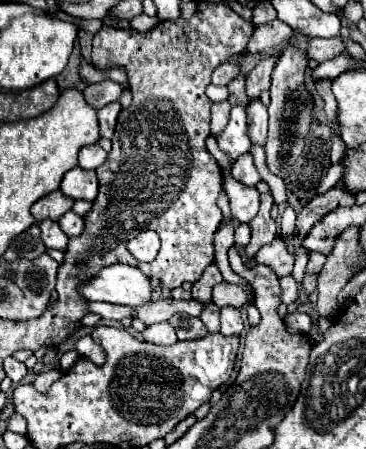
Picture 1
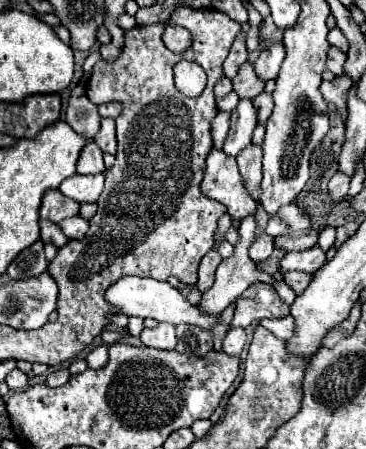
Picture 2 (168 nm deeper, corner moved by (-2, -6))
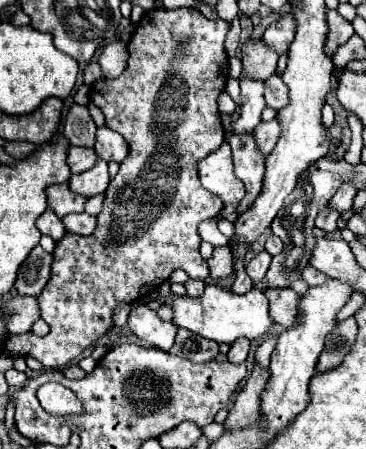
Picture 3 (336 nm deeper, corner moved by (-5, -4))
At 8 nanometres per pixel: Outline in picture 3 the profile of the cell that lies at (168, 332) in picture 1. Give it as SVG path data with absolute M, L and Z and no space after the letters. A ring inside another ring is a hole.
M139 306L129 314L127 326L133 330L133 334L141 340L145 340L149 346L155 346L159 350L169 352L175 344L175 332L177 326L173 322L161 322L153 310L147 306Z

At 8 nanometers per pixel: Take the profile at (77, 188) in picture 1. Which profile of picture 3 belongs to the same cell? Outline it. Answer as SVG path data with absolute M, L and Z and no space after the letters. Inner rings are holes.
M99 160L99 164L95 164L95 168L83 172L83 174L73 174L69 178L69 188L75 194L81 194L85 198L89 196L97 196L103 194L109 186L109 174L107 174L107 162Z

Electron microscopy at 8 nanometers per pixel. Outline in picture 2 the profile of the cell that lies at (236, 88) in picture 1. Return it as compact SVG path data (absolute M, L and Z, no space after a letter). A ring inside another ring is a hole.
M248 60L240 66L238 74L232 80L232 86L240 98L250 98L250 100L264 90L264 82L260 82L260 76L256 74L254 64Z

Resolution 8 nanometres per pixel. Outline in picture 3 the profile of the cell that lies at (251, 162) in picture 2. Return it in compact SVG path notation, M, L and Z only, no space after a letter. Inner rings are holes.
M273 120L261 122L259 128L255 128L253 136L255 136L259 150L267 156L267 154L271 154L271 148L275 148L275 140L279 140L279 124L275 124Z

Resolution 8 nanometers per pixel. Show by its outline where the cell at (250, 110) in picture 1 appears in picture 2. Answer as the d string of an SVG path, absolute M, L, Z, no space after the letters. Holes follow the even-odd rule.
M262 92L262 94L258 94L252 102L254 102L256 110L258 110L258 120L260 120L260 122L266 122L268 116L272 114L272 108L274 108L272 94L270 94L270 92Z

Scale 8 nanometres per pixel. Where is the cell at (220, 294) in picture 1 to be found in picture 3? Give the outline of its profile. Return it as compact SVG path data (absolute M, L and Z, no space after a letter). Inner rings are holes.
M265 288L263 294L269 300L269 312L275 324L285 328L295 324L295 300L299 300L299 294L291 288Z

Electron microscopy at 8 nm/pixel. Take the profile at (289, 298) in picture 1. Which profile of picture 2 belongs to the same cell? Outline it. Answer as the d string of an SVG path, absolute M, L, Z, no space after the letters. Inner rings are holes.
M284 272L282 278L284 278L284 282L286 282L296 294L300 294L300 292L308 286L308 282L312 280L312 276L310 276L308 272Z

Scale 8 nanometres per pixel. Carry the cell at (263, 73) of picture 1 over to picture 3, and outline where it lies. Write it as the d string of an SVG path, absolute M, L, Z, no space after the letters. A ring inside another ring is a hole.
M285 14L279 22L273 22L265 34L263 34L263 42L277 54L287 54L289 46L293 42L295 36L295 22L291 20L291 14Z

